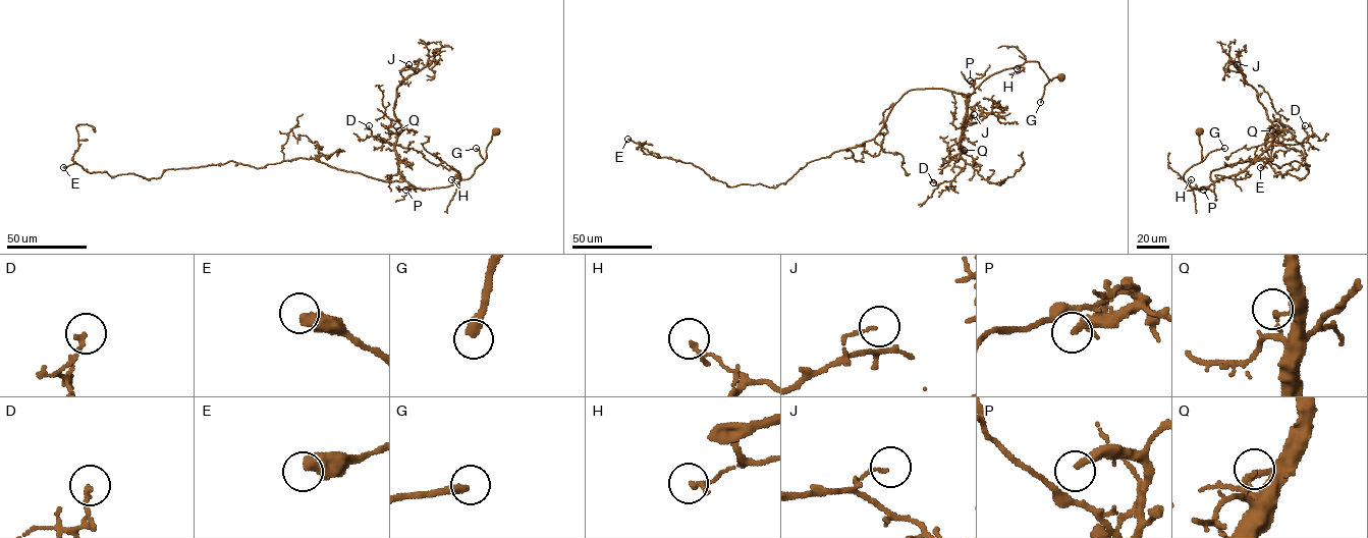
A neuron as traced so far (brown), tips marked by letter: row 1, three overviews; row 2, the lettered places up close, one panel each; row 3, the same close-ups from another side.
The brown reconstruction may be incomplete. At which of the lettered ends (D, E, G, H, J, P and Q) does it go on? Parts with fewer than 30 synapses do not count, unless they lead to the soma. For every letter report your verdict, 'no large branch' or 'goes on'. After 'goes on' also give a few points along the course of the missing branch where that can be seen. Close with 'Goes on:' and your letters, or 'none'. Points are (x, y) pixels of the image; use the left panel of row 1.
D: no large branch
E: no large branch
G: goes on
H: no large branch
J: no large branch
P: goes on; missing branch runs (405, 190), (397, 210), (390, 212), (382, 207), (381, 212)
Q: no large branch
Goes on: G, P

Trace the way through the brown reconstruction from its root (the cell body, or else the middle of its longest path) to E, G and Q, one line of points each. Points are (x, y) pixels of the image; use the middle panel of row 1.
E: (1060, 77), (1025, 61), (969, 97), (911, 90), (874, 138), (808, 162), (775, 187), (727, 186), (627, 139)
G: (1060, 77), (1050, 79), (1045, 85), (1040, 102)
Q: (1060, 77), (1049, 79), (1037, 61), (1025, 61), (986, 77), (969, 98), (960, 145), (964, 150)

